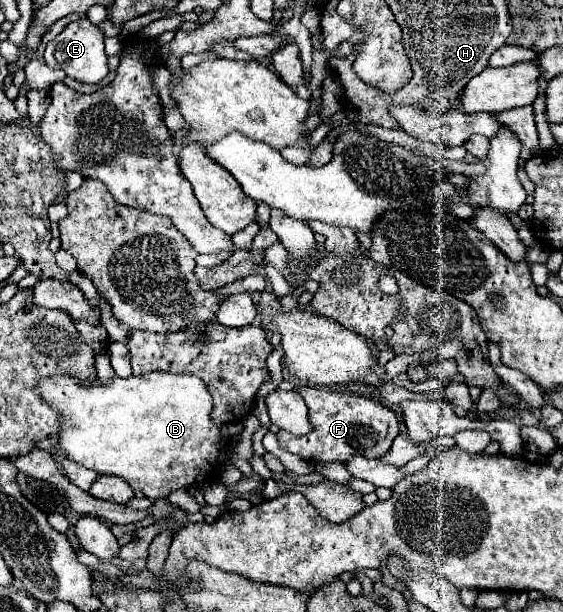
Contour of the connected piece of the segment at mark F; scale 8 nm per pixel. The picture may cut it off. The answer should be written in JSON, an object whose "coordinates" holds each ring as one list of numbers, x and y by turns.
{"coordinates":[[299,387,297,391,303,395,309,407,309,419,313,431,303,437,295,437,291,433,279,431,277,439,285,451,295,453,307,461,345,463,353,455,379,457,391,447,395,435,399,433,399,423,395,413,367,397,355,393,333,393,327,387]]}

